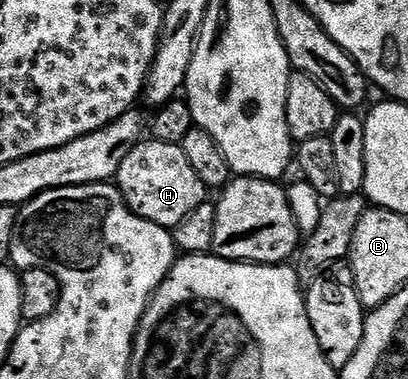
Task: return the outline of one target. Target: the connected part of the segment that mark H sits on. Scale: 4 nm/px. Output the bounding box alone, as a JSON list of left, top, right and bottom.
[115,139,207,231]

